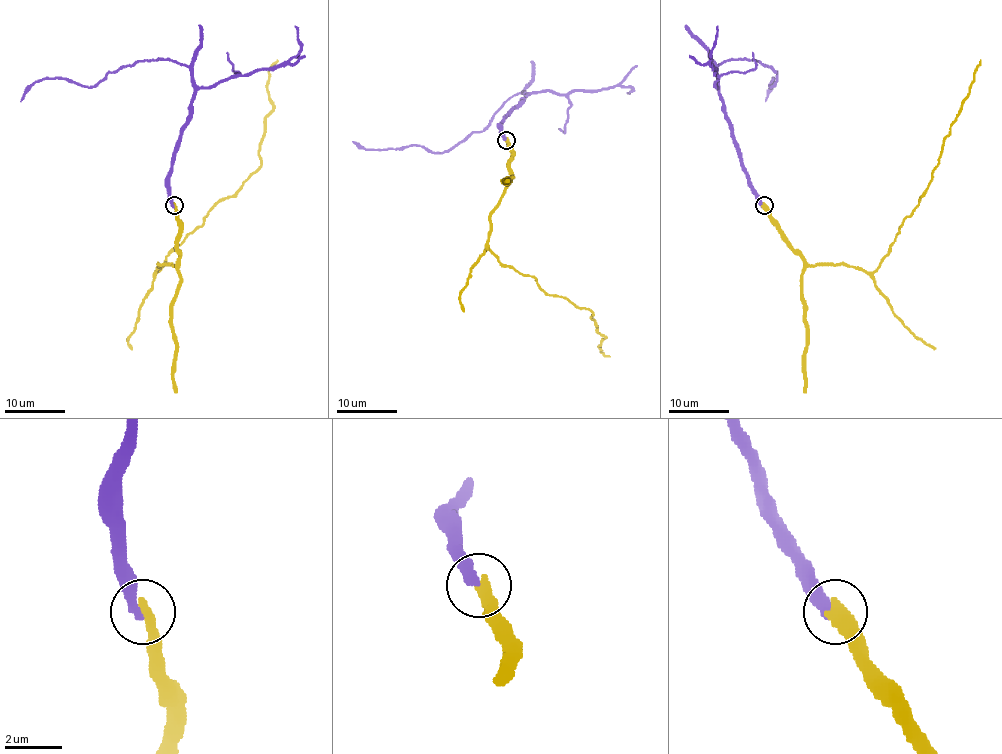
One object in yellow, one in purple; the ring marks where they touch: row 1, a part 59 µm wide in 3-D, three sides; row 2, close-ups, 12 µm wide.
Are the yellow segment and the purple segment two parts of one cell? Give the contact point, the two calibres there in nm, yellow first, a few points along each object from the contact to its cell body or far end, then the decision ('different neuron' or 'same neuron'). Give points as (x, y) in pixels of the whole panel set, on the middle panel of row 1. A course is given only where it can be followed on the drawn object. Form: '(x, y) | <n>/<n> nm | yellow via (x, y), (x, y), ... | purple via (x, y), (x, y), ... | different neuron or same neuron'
(506, 140) | 500/320 nm | yellow via (506, 140), (511, 182), (490, 217), (490, 250), (548, 295), (590, 312), (608, 357) | purple via (505, 140), (502, 122), (524, 93), (512, 95), (484, 130), (443, 152), (410, 145), (365, 149), (353, 142) | same neuron

